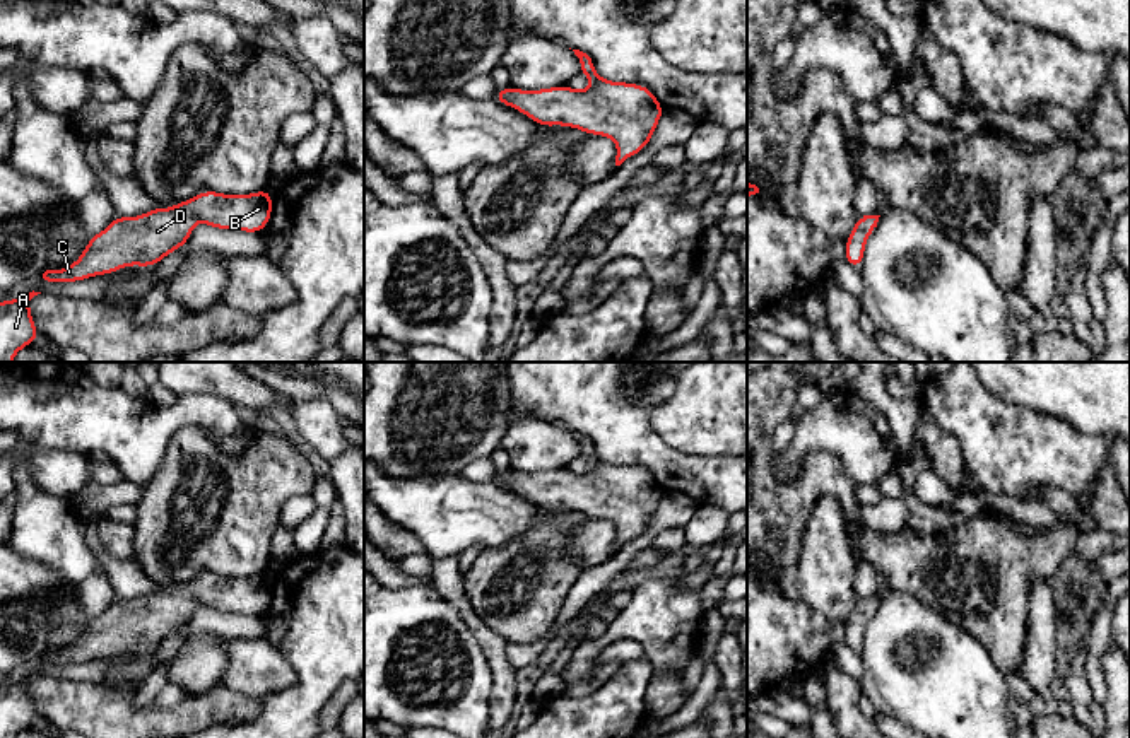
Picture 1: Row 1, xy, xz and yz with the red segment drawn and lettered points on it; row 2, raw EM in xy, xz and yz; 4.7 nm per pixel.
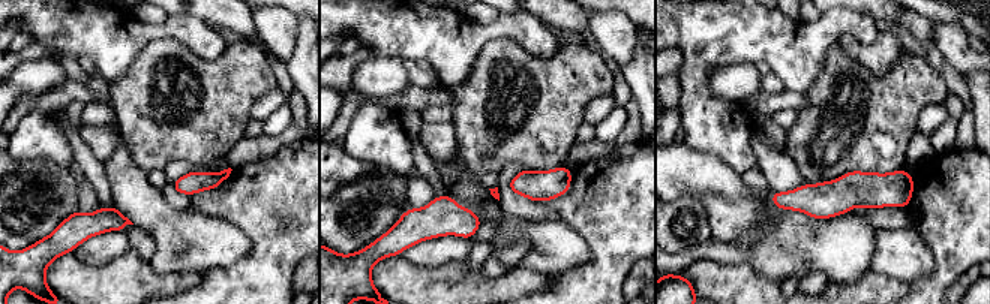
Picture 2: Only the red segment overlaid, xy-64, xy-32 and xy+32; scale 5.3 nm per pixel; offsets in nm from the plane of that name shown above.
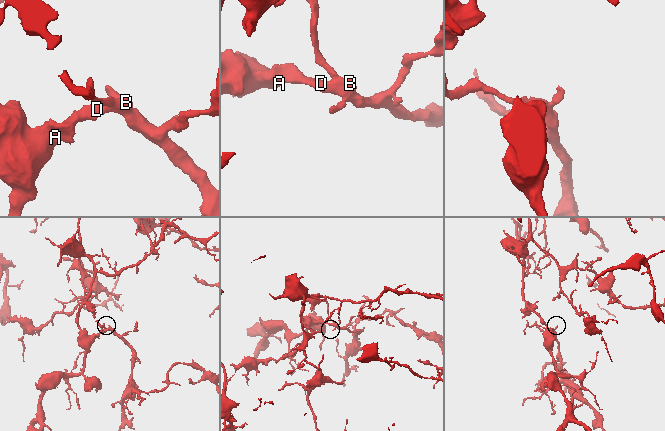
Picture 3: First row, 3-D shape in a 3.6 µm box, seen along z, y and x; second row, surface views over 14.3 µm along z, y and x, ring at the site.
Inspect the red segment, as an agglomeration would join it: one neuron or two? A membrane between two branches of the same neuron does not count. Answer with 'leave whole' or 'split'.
leave whole

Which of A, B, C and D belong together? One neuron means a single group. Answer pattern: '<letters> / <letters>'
A B C D

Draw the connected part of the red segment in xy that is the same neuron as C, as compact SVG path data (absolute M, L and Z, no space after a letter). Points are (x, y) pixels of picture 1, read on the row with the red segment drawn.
M207 190L171 208L157 207L137 217L115 217L104 231L91 236L77 263L63 270L46 270L43 278L80 282L130 265L154 266L186 244L197 222L258 234L270 217L272 191L268 190L250 195Z

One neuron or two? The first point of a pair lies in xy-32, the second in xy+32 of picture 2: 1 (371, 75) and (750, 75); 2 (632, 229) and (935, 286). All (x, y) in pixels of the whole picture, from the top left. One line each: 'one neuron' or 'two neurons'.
1: one neuron
2: one neuron

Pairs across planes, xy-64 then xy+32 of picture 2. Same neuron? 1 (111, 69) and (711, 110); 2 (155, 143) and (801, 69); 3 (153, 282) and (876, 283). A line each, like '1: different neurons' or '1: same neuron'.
1: same neuron
2: different neurons
3: same neuron

